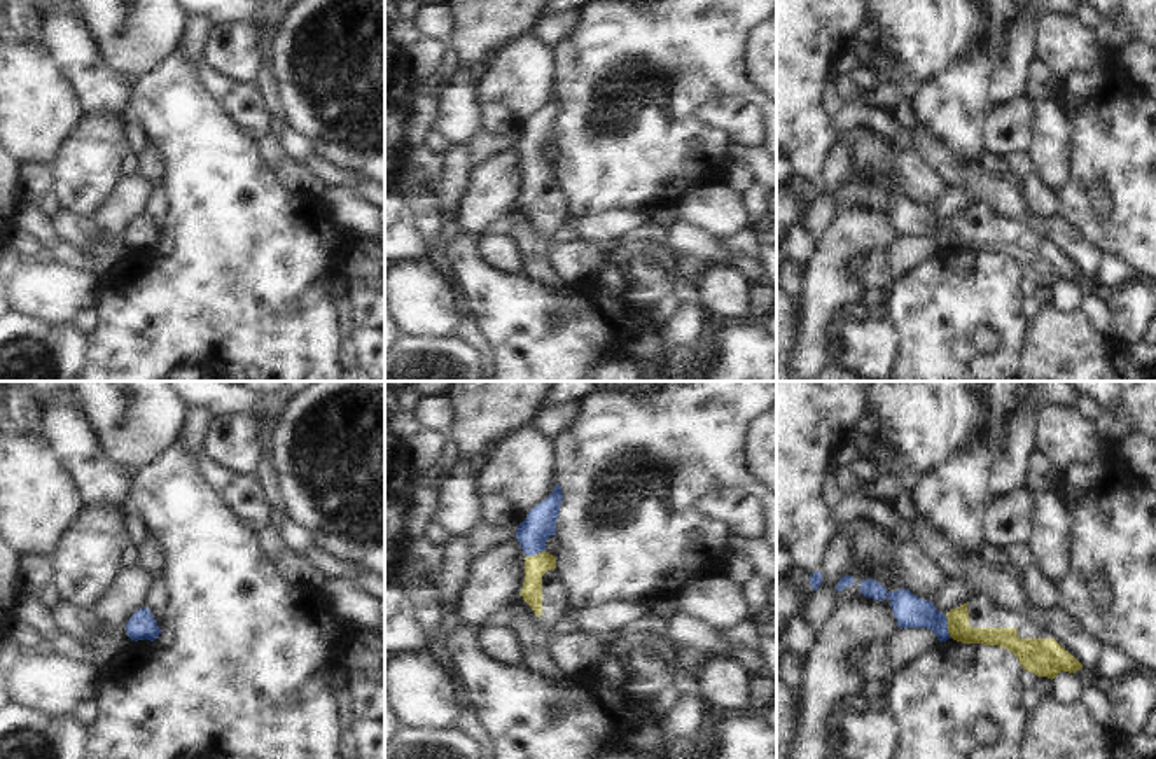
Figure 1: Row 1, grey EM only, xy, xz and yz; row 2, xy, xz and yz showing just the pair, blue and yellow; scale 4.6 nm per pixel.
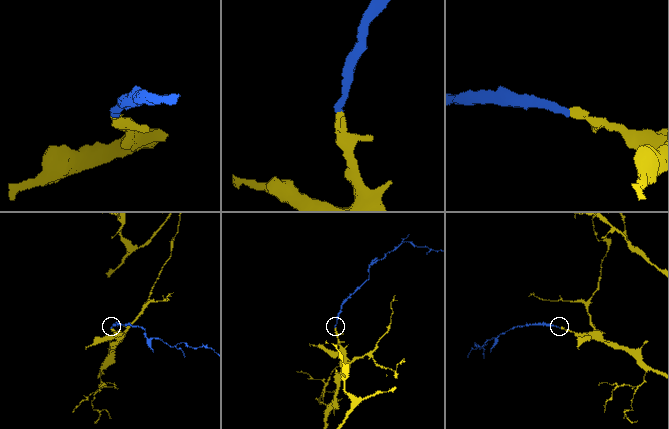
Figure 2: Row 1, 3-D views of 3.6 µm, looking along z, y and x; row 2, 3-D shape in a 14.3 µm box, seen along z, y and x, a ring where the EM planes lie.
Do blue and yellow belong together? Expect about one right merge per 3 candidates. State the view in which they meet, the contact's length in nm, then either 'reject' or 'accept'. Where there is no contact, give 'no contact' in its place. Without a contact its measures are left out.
contact in yz; length 110 nm; accept

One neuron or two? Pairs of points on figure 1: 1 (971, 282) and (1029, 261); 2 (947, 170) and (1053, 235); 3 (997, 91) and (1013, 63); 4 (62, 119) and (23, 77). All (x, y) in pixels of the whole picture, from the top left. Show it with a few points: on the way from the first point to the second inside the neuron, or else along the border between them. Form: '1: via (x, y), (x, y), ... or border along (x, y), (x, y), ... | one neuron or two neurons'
1: border along (976, 250), (1006, 256), (1023, 277) | two neurons
2: via (973, 177), (1027, 217) | one neuron
3: via (1004, 84), (1009, 70) | one neuron
4: via (51, 109), (30, 88) | one neuron

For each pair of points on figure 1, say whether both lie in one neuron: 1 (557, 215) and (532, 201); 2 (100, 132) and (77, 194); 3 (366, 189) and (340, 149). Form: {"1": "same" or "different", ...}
{"1": "same", "2": "same", "3": "different"}

